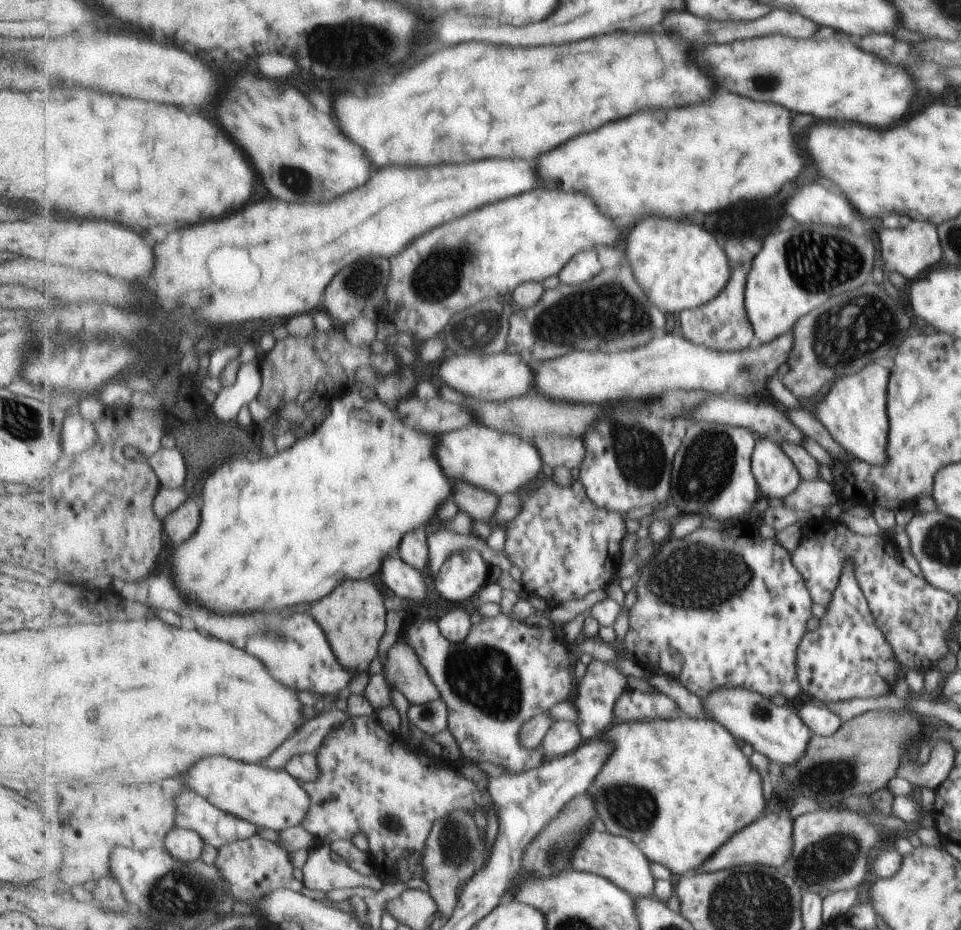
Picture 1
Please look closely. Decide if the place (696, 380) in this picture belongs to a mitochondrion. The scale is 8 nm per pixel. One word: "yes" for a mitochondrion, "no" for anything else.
no

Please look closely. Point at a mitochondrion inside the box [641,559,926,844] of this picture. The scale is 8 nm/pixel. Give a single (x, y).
(812, 779)

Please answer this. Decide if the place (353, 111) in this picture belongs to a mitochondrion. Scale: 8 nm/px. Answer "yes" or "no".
no

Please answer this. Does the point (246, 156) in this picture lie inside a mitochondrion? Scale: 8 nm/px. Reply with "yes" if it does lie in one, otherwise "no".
no

